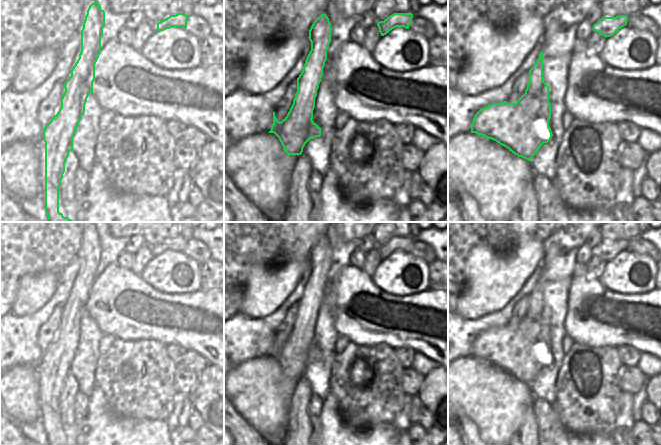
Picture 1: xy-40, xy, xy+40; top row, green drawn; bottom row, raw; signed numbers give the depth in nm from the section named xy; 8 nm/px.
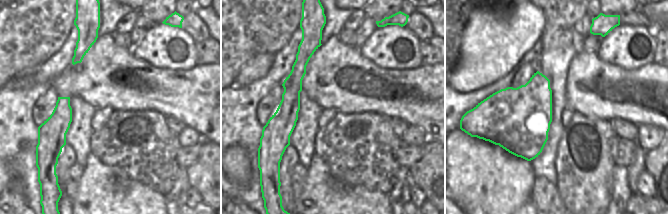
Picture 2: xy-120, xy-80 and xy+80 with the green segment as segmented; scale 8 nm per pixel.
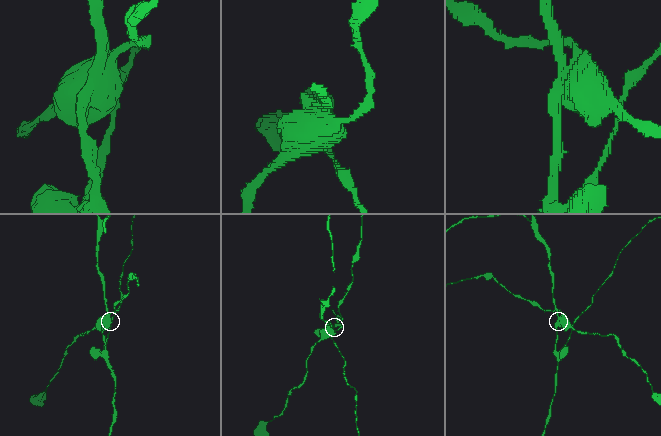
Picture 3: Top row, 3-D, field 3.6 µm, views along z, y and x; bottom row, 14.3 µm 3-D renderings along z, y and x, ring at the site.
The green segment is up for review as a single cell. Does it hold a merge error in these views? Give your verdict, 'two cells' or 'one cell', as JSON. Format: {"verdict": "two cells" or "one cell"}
{"verdict": "two cells"}

